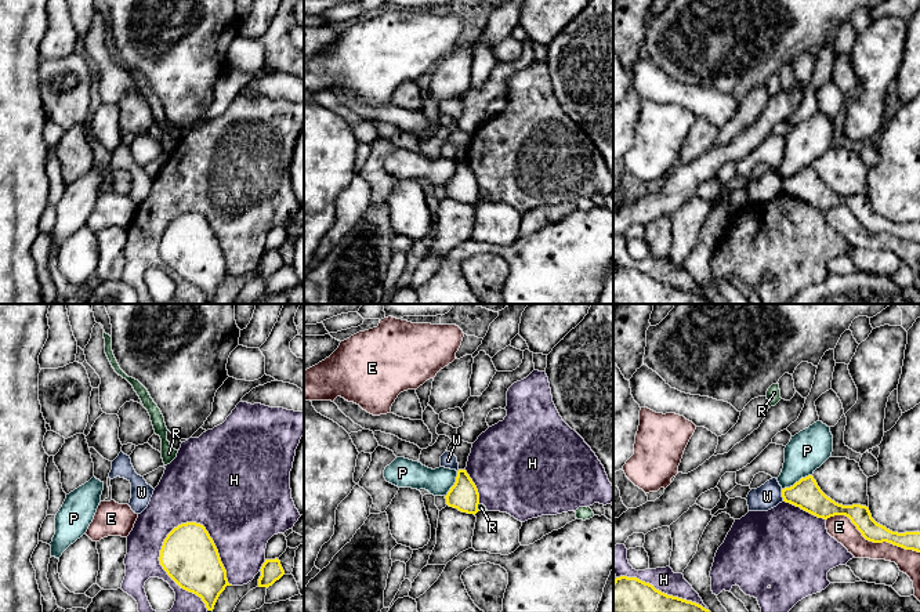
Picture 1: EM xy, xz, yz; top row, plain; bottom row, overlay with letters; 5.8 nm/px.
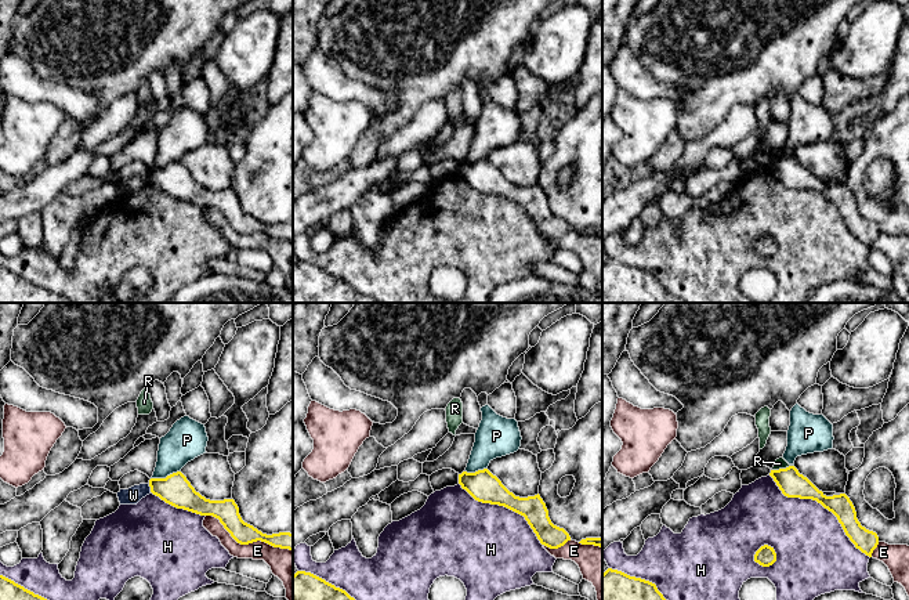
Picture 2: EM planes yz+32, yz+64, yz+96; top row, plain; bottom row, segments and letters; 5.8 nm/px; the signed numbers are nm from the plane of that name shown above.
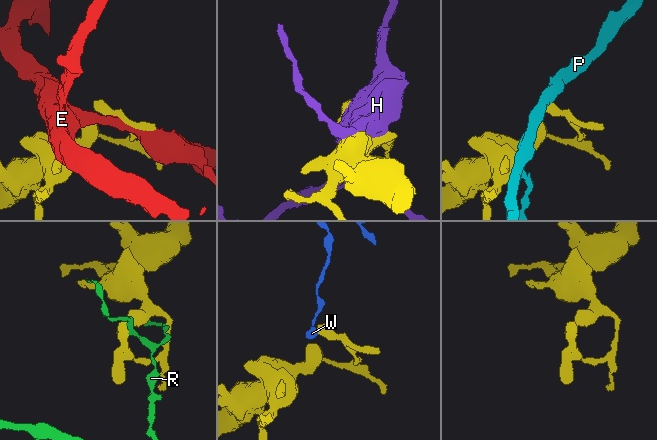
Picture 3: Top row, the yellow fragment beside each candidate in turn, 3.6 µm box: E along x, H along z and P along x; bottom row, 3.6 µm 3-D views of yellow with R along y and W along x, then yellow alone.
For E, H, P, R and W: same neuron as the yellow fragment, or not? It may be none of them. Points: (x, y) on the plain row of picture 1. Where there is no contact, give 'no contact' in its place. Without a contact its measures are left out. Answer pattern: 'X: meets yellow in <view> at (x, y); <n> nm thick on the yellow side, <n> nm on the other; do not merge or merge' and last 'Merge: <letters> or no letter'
E: meets yellow in yz at (872, 231); 120 nm thick on the yellow side, 140 nm on the other; do not merge
H: meets yellow in xy at (163, 259); 320 nm thick on the yellow side, 200 nm on the other; do not merge
P: meets yellow in yz at (796, 173); 170 nm thick on the yellow side, 240 nm on the other; do not merge
R: meets yellow in xz at (477, 198); 170 nm thick on the yellow side, 50 nm on the other; do not merge
W: meets yellow in yz at (782, 185); 170 nm thick on the yellow side, 150 nm on the other; do not merge
Merge: no letter

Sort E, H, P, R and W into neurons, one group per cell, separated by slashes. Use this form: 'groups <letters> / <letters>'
groups E / H / P / R / W

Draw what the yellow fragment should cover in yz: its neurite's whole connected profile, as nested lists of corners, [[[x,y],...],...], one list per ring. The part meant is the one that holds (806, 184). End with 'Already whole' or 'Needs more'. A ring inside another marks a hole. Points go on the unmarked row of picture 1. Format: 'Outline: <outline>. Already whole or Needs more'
Outline: [[[812,166],[801,169],[790,178],[782,180],[783,192],[790,193],[801,200],[827,210],[834,206],[845,206],[862,224],[873,233],[891,233],[905,240],[920,243],[920,222],[898,224],[877,214],[869,202],[869,198],[861,195],[843,196],[827,188]]]. Already whole

